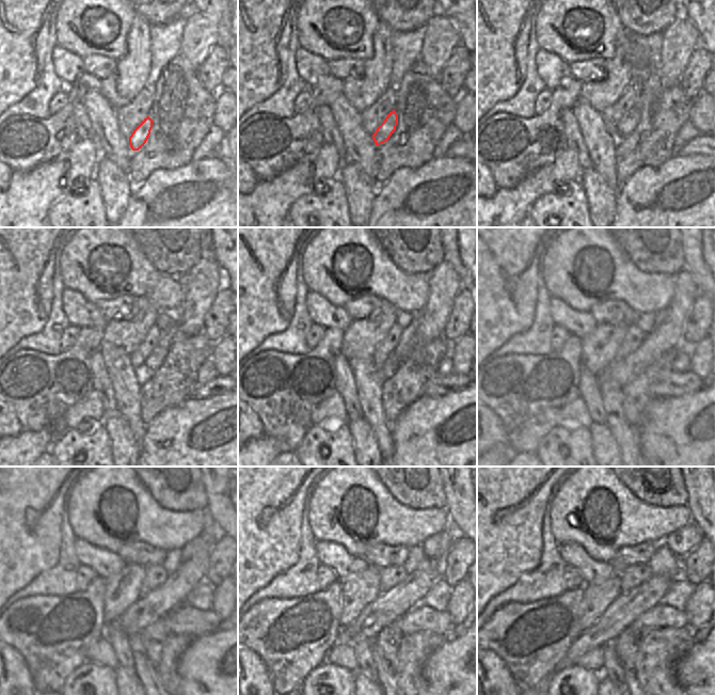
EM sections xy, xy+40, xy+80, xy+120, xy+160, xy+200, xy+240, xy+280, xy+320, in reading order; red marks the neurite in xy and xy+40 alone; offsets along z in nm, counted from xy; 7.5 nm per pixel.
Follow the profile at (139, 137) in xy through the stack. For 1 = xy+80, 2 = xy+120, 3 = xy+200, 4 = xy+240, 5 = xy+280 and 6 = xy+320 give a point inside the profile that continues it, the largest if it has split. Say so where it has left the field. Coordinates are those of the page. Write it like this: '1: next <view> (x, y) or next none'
1: next xy+80 (627, 124)
2: next xy+120 (158, 354)
3: next xy+200 (659, 315)
4: next xy+240 (192, 547)
5: next xy+280 (436, 546)
6: next xy+320 (686, 538)

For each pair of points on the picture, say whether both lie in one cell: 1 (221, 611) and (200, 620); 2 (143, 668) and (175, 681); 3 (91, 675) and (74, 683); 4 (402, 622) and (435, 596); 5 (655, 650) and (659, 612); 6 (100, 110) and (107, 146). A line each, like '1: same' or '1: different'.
1: different
2: different
3: same
4: different
5: different
6: same

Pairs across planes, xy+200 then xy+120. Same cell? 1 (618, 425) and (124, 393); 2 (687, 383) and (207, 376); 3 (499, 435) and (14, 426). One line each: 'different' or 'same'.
1: same
2: different
3: same

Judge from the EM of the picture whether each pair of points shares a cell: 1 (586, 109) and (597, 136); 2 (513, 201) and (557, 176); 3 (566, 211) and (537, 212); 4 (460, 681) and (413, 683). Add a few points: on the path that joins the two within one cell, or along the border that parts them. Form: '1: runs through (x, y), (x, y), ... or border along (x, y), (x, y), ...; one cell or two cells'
1: runs through (586, 115), (590, 120), (593, 129); one cell
2: runs through (524, 194), (546, 178); one cell
3: runs through (558, 211), (544, 212); one cell
4: border along (427, 657), (422, 674), (428, 683); two cells

